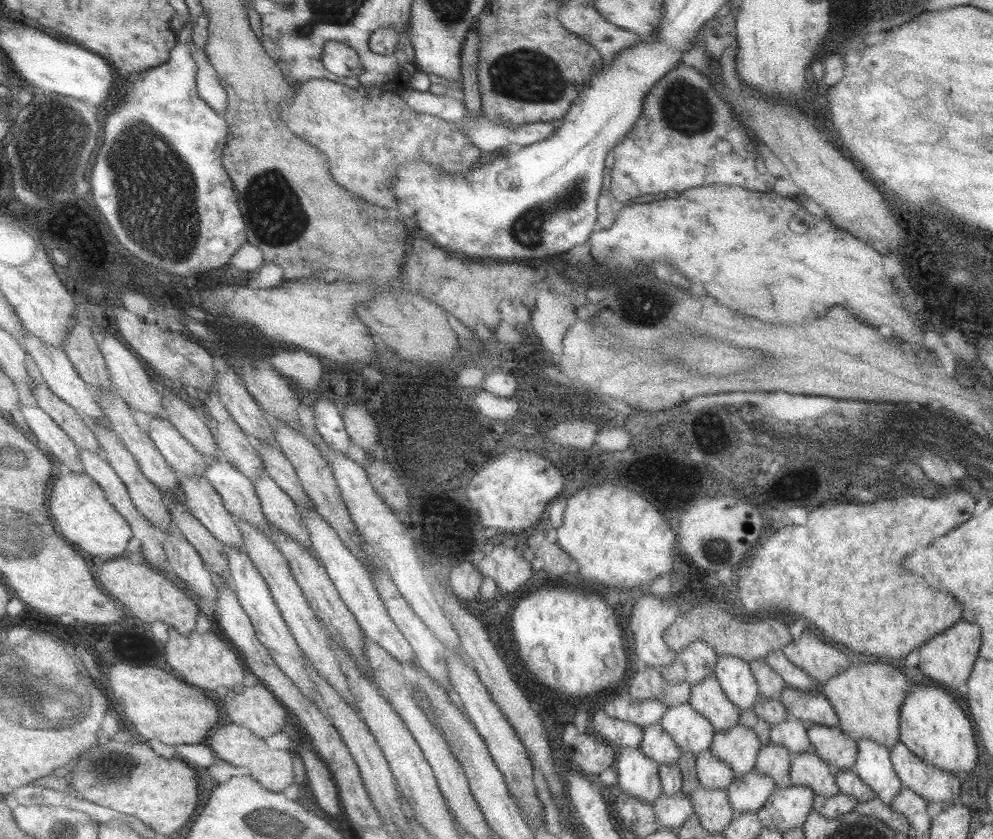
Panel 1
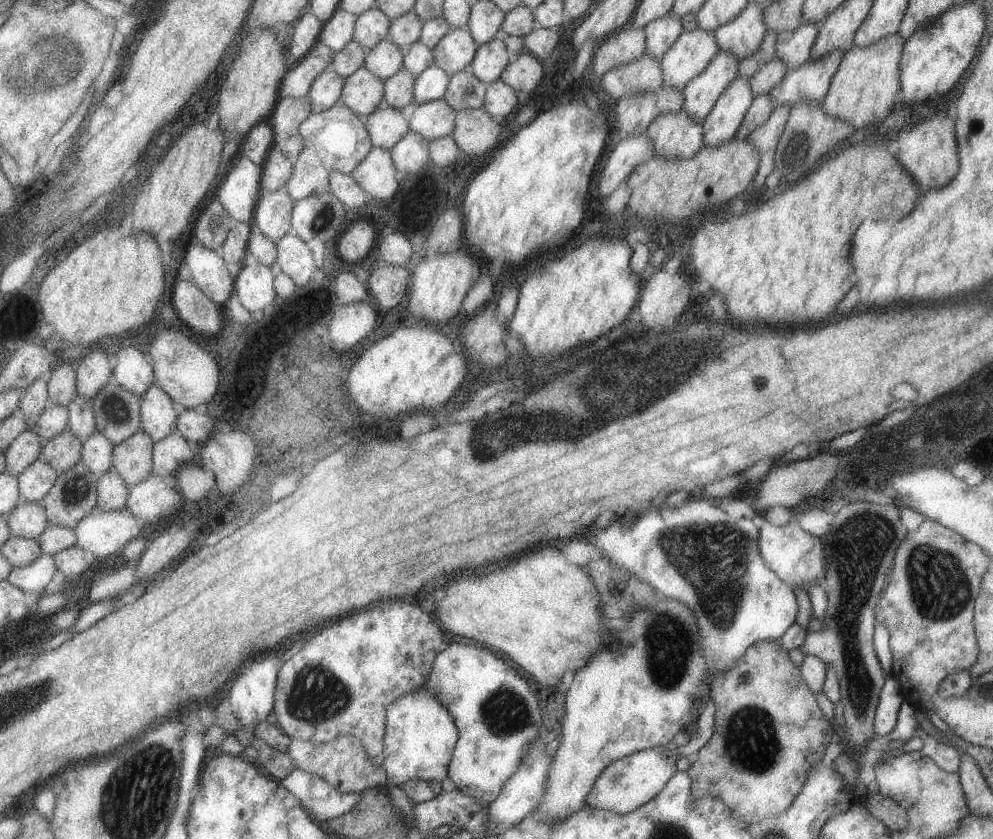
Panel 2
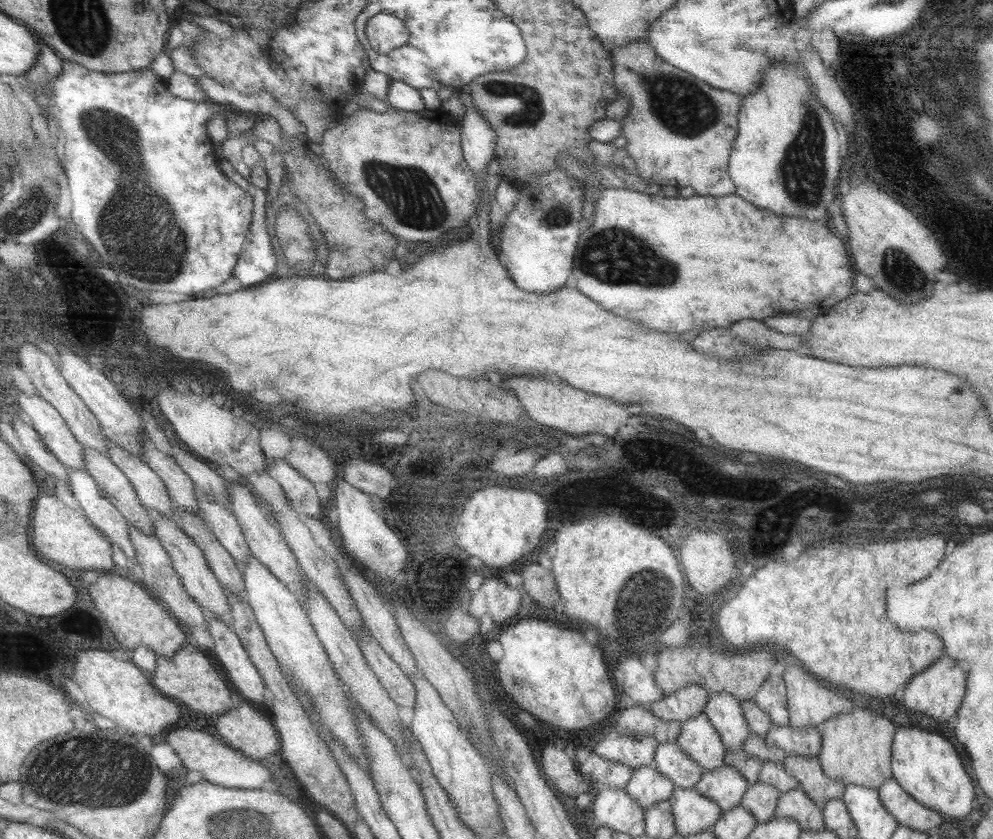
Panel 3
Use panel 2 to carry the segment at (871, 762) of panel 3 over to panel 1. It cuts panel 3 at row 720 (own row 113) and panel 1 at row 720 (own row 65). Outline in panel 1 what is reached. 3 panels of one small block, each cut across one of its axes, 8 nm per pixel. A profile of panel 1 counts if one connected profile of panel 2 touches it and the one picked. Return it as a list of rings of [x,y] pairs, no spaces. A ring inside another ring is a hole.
[[[859,658],[849,664],[847,670],[831,676],[821,688],[825,700],[833,712],[837,712],[839,728],[849,734],[849,738],[871,738],[891,750],[899,742],[899,712],[907,696],[907,682],[911,682],[911,678],[901,664]]]

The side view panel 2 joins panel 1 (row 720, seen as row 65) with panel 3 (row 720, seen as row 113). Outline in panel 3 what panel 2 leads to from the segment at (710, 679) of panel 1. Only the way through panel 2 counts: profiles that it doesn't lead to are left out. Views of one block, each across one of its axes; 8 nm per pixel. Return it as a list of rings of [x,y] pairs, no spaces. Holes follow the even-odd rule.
[[[703,712],[681,724],[681,732],[675,742],[689,754],[689,758],[697,760],[697,766],[701,766],[703,772],[715,772],[725,766],[727,748]]]

